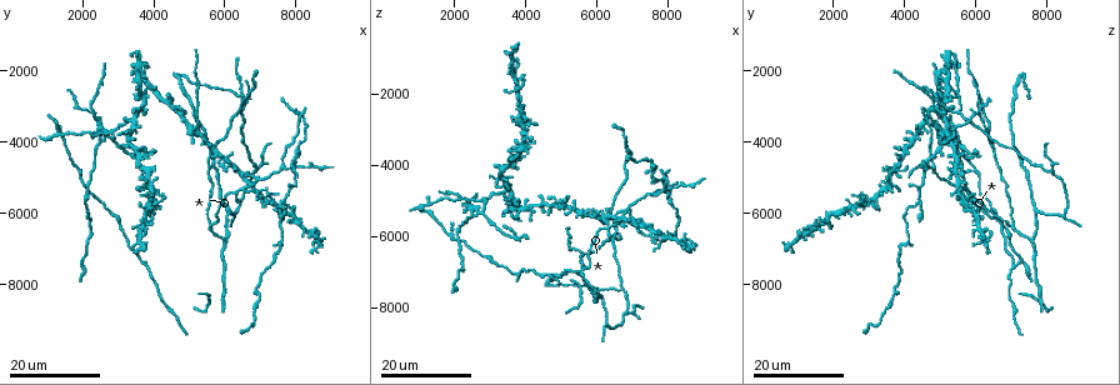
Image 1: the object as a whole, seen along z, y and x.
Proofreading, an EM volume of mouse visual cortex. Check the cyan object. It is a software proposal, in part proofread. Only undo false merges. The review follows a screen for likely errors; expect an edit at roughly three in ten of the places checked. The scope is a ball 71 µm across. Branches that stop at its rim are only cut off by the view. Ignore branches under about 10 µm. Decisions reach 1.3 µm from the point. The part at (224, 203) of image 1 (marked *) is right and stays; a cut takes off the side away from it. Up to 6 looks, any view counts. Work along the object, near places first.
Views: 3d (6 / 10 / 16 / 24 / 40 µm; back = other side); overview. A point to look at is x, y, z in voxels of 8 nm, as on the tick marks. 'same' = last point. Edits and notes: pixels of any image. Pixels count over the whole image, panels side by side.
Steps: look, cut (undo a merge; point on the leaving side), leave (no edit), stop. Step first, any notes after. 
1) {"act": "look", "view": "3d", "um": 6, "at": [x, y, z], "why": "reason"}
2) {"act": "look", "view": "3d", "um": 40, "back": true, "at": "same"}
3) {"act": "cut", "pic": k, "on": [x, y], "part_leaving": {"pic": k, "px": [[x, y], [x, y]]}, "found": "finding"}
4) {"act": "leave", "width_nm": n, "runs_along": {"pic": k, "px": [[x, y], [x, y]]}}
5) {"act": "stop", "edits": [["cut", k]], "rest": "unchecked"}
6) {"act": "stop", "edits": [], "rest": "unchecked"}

{"act": "look", "view": "3d", "um": 16, "at": [3300, 3400, 4800]}

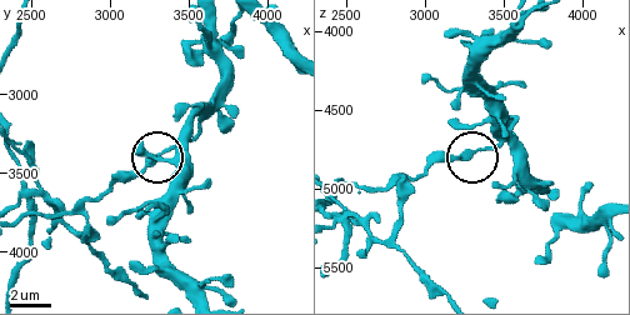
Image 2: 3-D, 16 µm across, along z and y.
{"act": "look", "view": "3d", "um": 6, "at": "same"}

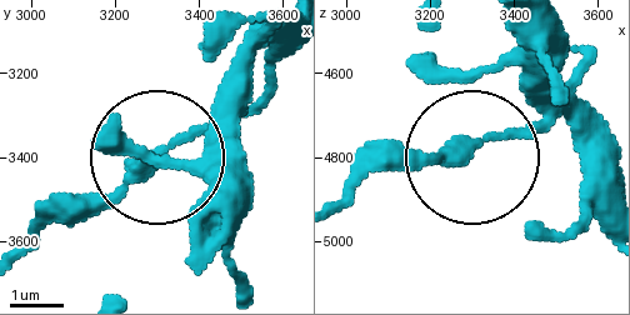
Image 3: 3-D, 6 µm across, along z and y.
{"act": "cut", "pic": 3, "on": [64, 194], "width_nm": 240, "found": "two neurons meet here"}

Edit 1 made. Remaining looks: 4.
{"act": "look", "view": "overview"}

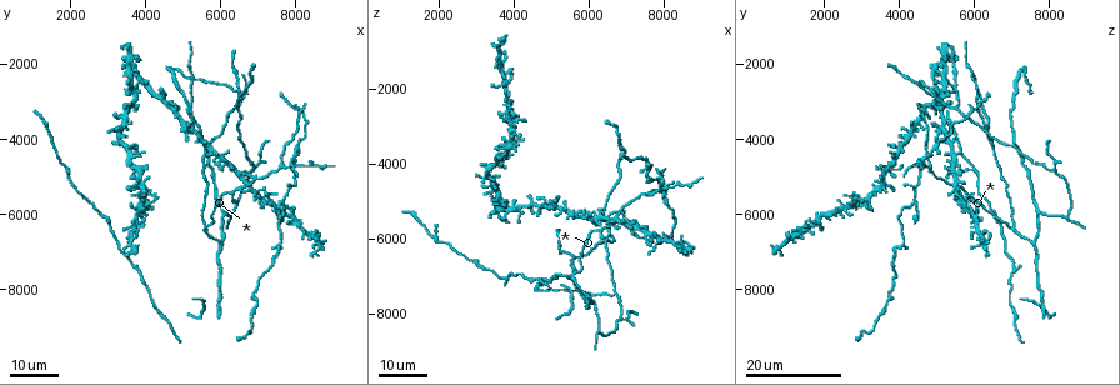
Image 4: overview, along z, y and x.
{"act": "look", "view": "3d", "um": 16, "at": [3750, 2400, 5100], "why": "sudden change in width"}

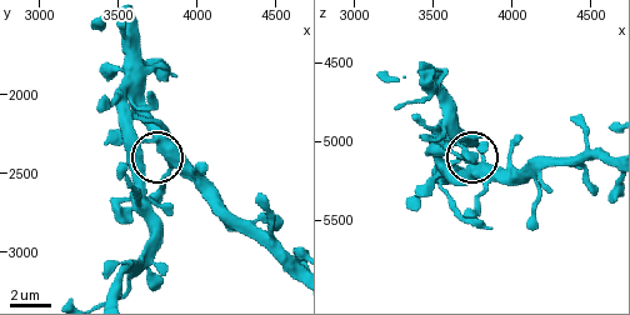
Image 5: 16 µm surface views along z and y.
{"act": "look", "view": "3d", "um": 6, "at": [3800, 2360, 5160], "why": "closer look"}

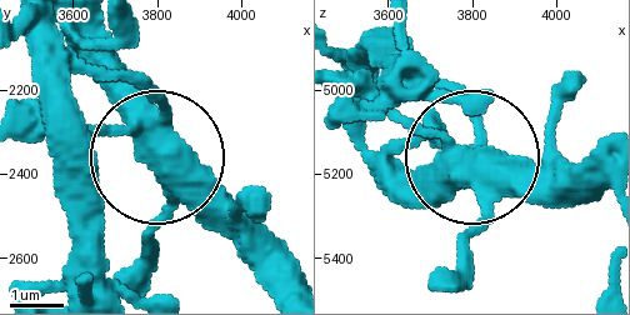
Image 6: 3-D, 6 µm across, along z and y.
{"act": "leave", "width_nm": 470, "runs_along": {"pic": 6, "px": [[603, 149], [575, 163], [481, 163], [365, 74]]}, "found": "continuous, no second neuron"}

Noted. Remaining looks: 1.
{"act": "stop", "edits": [["cut", 3]], "rest": "unchecked"}

